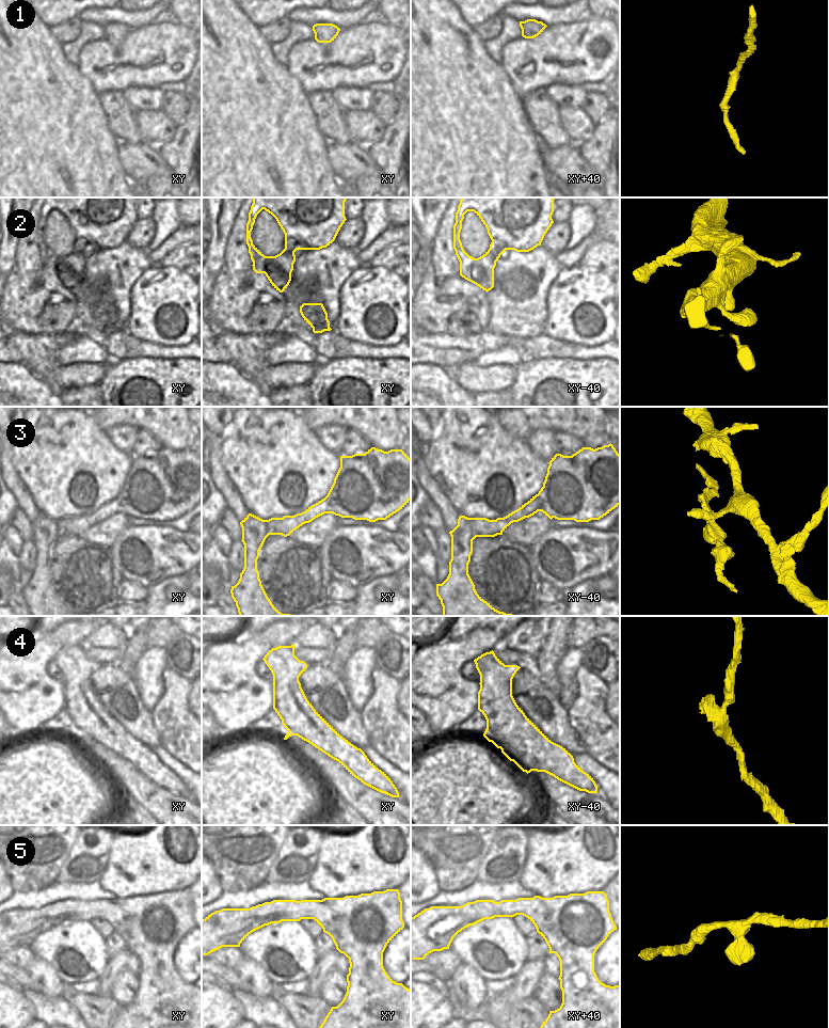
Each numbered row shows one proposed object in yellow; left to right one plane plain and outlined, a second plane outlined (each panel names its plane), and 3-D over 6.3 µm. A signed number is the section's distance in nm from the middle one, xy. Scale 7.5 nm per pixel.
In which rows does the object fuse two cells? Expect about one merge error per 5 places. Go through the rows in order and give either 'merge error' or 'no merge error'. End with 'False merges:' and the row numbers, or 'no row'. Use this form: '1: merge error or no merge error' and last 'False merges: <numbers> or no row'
1: no merge error
2: no merge error
3: merge error
4: no merge error
5: no merge error
False merges: 3

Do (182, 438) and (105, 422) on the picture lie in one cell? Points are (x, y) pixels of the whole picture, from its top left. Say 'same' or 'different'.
same

